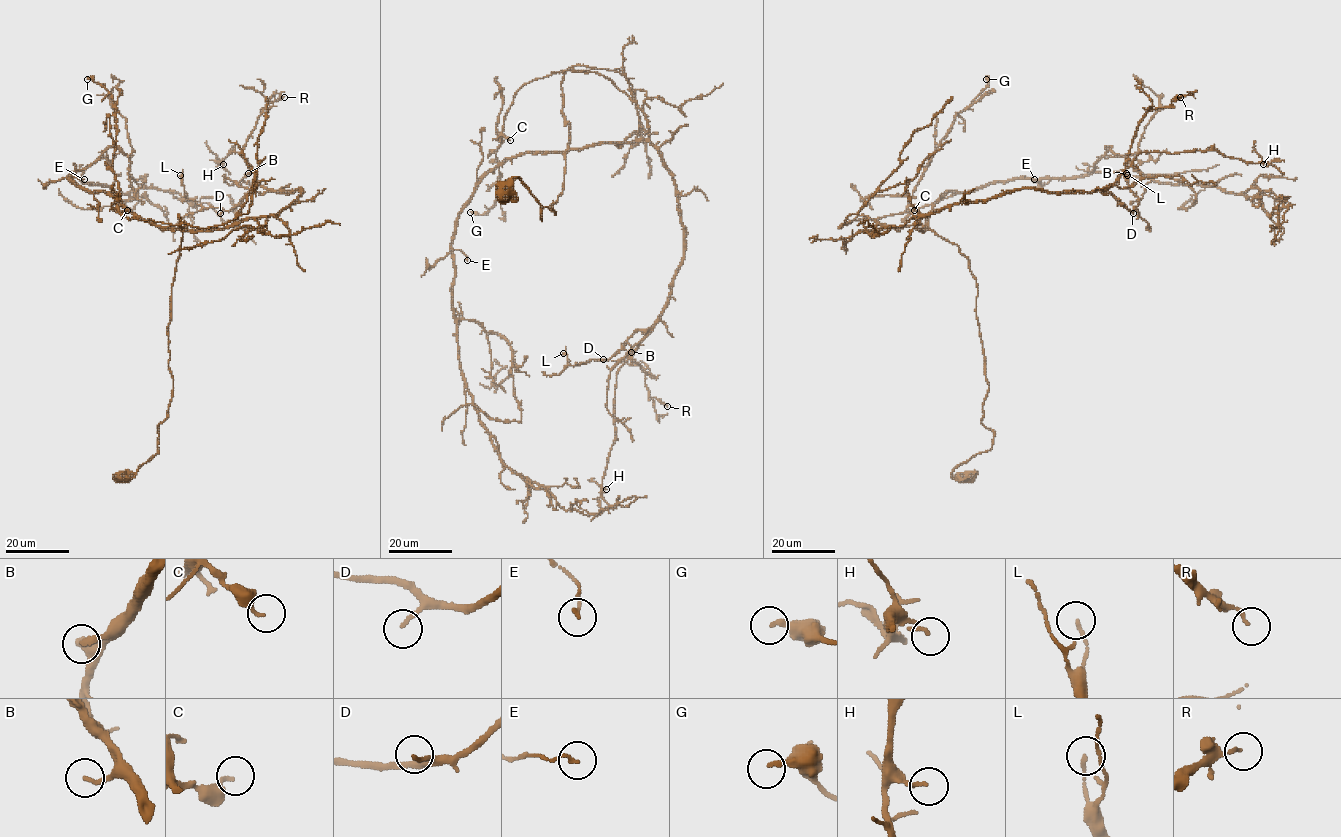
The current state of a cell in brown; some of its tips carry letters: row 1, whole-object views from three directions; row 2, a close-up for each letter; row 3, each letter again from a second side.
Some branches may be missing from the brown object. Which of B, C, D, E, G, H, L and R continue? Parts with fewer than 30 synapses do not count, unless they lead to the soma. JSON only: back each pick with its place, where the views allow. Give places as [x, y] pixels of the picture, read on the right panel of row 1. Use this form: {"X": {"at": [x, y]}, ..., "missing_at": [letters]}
{"B": {"at": [1126, 173]}, "missing_at": ["B"]}

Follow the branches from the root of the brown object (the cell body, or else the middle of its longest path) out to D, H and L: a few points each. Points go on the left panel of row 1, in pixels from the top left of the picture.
D: (119, 477), (158, 452), (173, 391), (168, 327), (181, 229), (275, 216), (301, 189), (249, 192), (220, 213)
H: (119, 477), (158, 452), (181, 229), (275, 216), (301, 194), (265, 189), (231, 149), (223, 164)
L: (119, 477), (158, 452), (181, 229), (275, 216), (301, 194), (249, 192), (229, 210), (203, 208), (180, 175)

